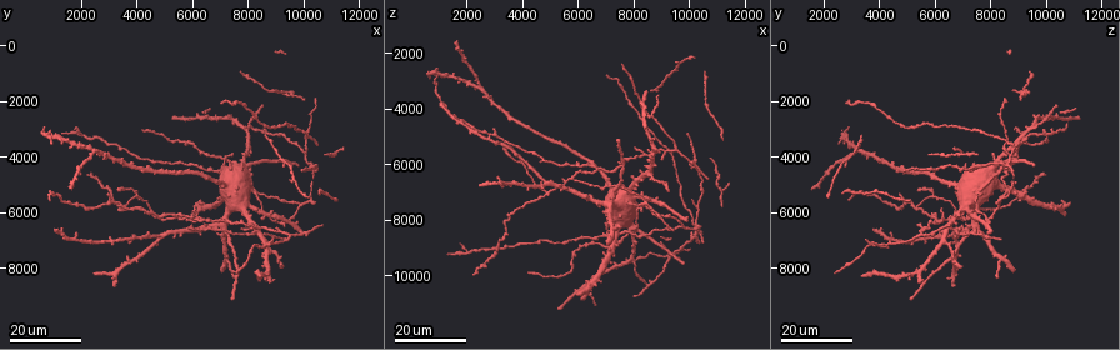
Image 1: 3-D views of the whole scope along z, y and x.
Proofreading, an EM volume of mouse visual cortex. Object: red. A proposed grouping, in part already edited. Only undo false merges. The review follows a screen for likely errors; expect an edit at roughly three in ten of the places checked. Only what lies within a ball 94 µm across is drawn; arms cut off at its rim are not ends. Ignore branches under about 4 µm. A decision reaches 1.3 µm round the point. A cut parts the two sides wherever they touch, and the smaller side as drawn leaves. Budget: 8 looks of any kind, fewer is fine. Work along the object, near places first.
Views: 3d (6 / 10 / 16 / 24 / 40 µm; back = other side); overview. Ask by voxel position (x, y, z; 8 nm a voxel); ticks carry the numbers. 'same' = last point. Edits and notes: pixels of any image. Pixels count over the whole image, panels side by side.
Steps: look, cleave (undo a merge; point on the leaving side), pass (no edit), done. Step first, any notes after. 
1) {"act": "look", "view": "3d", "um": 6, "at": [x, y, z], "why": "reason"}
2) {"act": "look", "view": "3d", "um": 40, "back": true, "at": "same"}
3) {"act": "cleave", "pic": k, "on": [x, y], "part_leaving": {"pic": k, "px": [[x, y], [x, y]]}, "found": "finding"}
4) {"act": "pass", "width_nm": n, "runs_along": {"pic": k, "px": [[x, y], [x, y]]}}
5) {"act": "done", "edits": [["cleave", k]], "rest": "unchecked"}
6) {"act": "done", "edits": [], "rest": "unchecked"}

{"act": "look", "view": "3d", "um": 16, "at": [6300, 2500, 10400]}

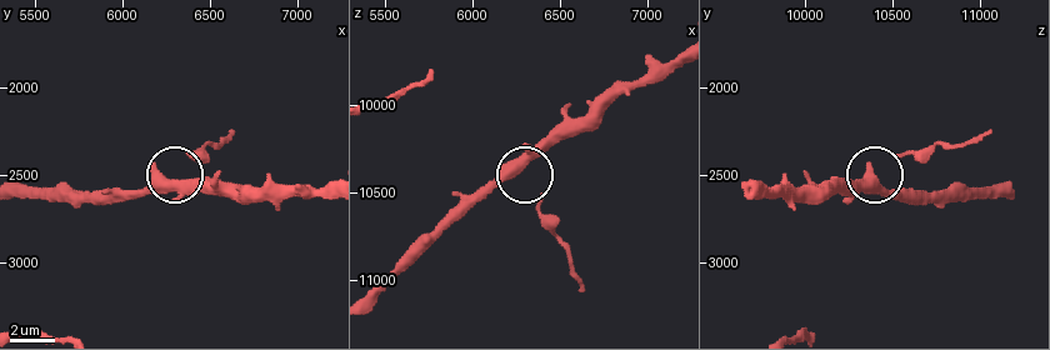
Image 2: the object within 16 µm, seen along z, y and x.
{"act": "look", "view": "3d", "um": 6, "at": [6260, 2540, 10360]}

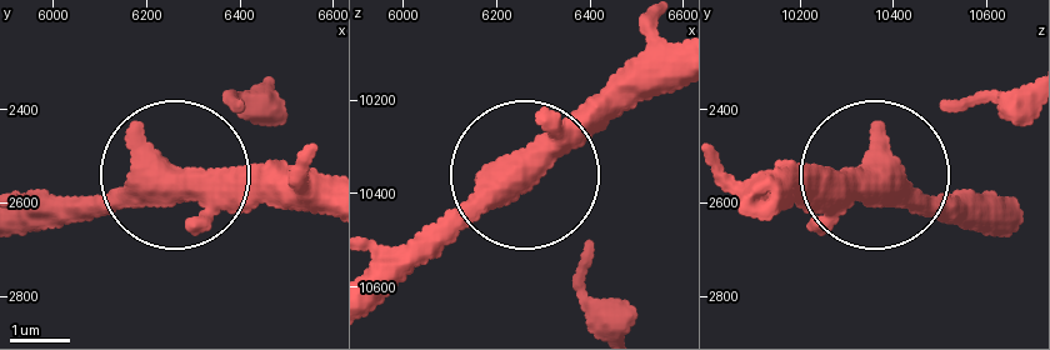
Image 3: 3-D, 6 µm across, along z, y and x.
{"act": "pass", "arms": 3, "runs_along": {"pic": 3, "px": [[743, 209], [848, 204], [961, 105]]}, "found": "all the same cell"}

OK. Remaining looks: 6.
{"act": "look", "view": "3d", "um": 16, "at": [8500, 6700, 7400], "why": "three-way junction"}

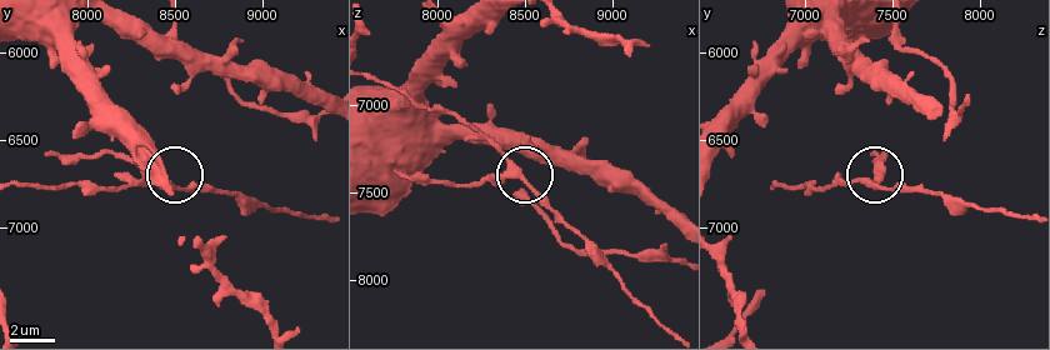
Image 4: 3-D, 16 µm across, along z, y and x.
{"act": "look", "view": "3d", "um": 10, "at": [8420, 6740, 7420]}

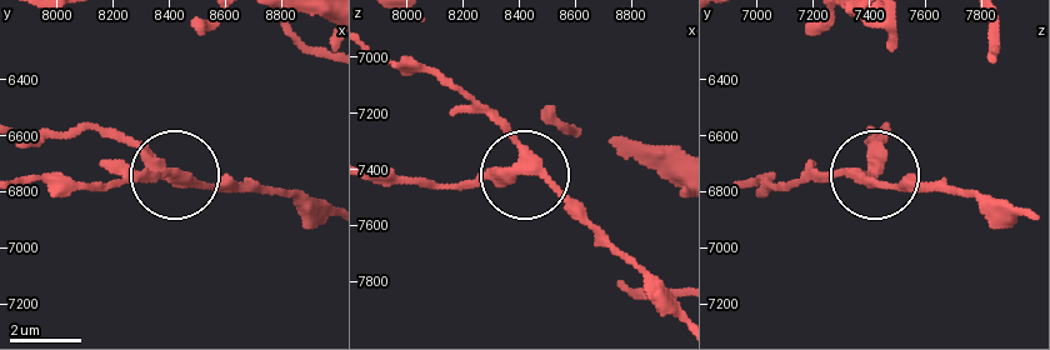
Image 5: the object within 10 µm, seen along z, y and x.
{"act": "pass", "width_nm": 310, "runs_along": {"pic": 5, "px": [[23, 184], [169, 175], [98, 124]]}, "found": "continuous, no second cell"}

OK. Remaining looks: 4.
{"act": "look", "view": "3d", "um": 16, "at": [4900, 6300, 7100]}

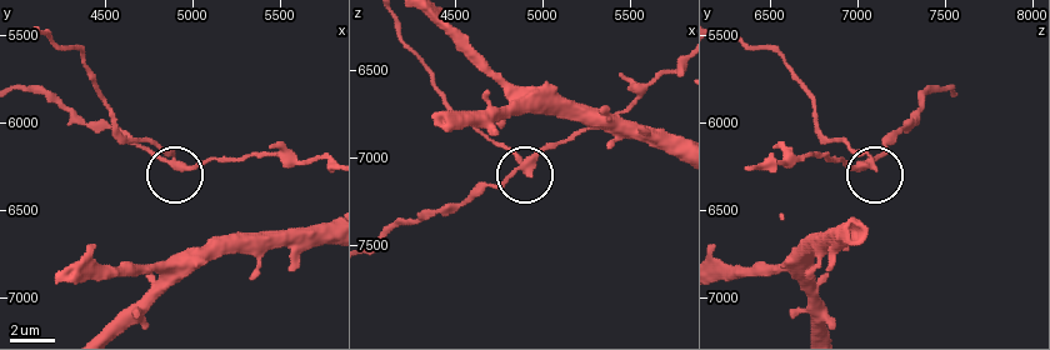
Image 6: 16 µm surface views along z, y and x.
{"act": "look", "view": "3d", "um": 10, "at": [4860, 6180, 7040], "why": "zoom in"}

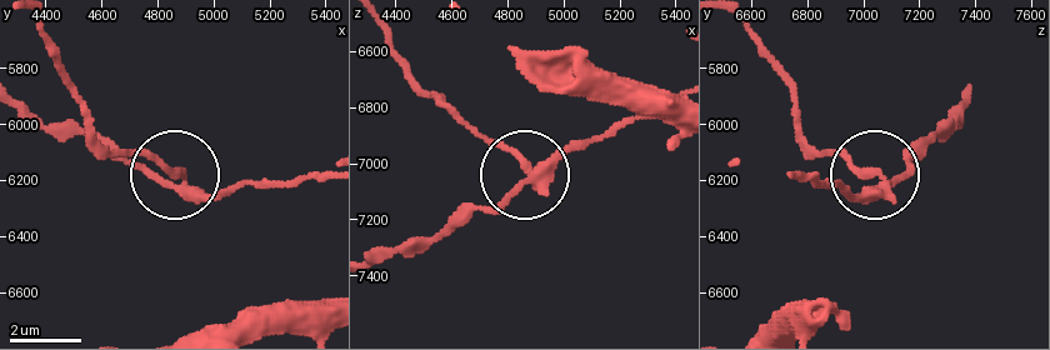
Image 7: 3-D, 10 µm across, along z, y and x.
{"act": "cleave", "pic": 7, "on": [498, 145], "side_arm_um": 23, "part_leaving": {"pic": 7, "px": [[534, 180], [414, 79], [381, 21]]}, "found": "two cells meet here"}

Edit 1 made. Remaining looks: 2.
{"act": "done", "edits": [["cleave", 7]], "rest": "unchecked"}

